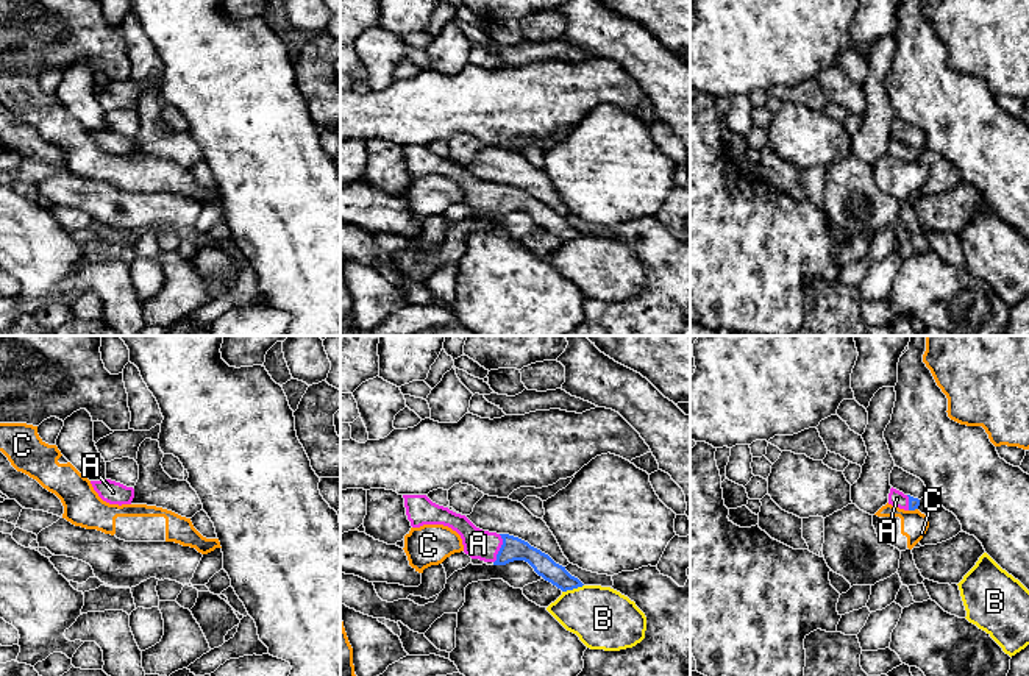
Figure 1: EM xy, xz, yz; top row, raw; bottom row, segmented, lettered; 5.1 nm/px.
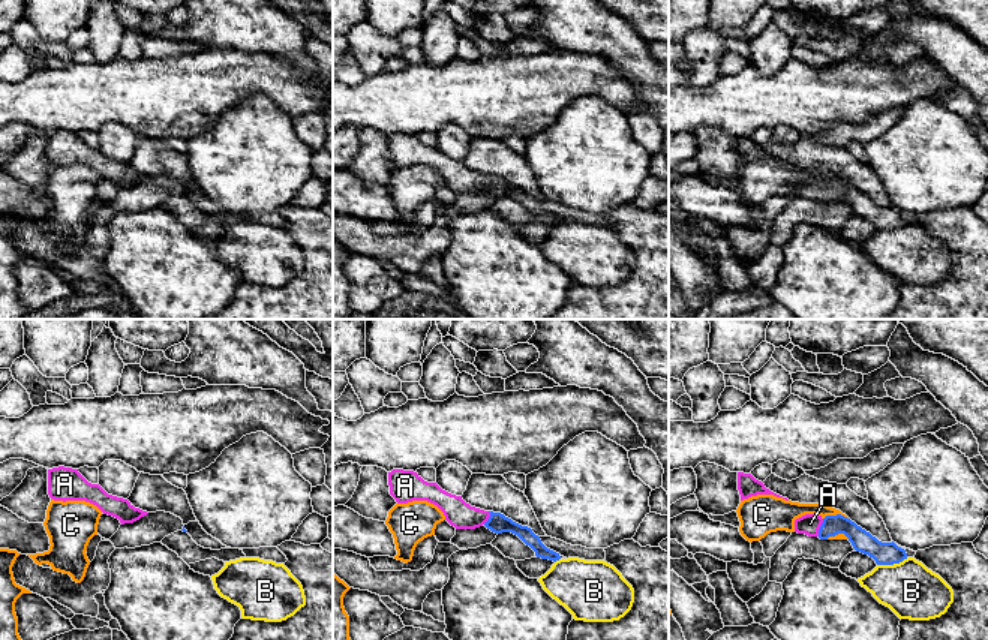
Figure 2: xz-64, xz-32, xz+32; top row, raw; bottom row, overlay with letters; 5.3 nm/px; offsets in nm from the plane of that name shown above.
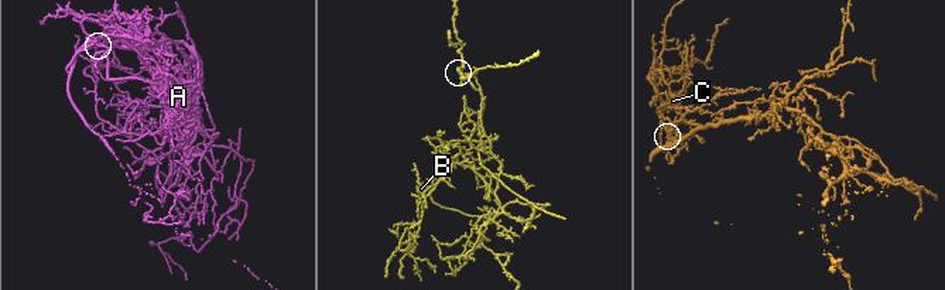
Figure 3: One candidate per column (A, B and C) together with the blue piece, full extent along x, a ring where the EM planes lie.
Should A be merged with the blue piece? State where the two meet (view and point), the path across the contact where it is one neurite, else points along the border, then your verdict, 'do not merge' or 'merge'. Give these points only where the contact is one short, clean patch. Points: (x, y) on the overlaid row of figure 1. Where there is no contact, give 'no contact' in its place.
meets blue in xz at (500, 548); runs through xz (512, 548), (500, 548), (478, 544); merge

